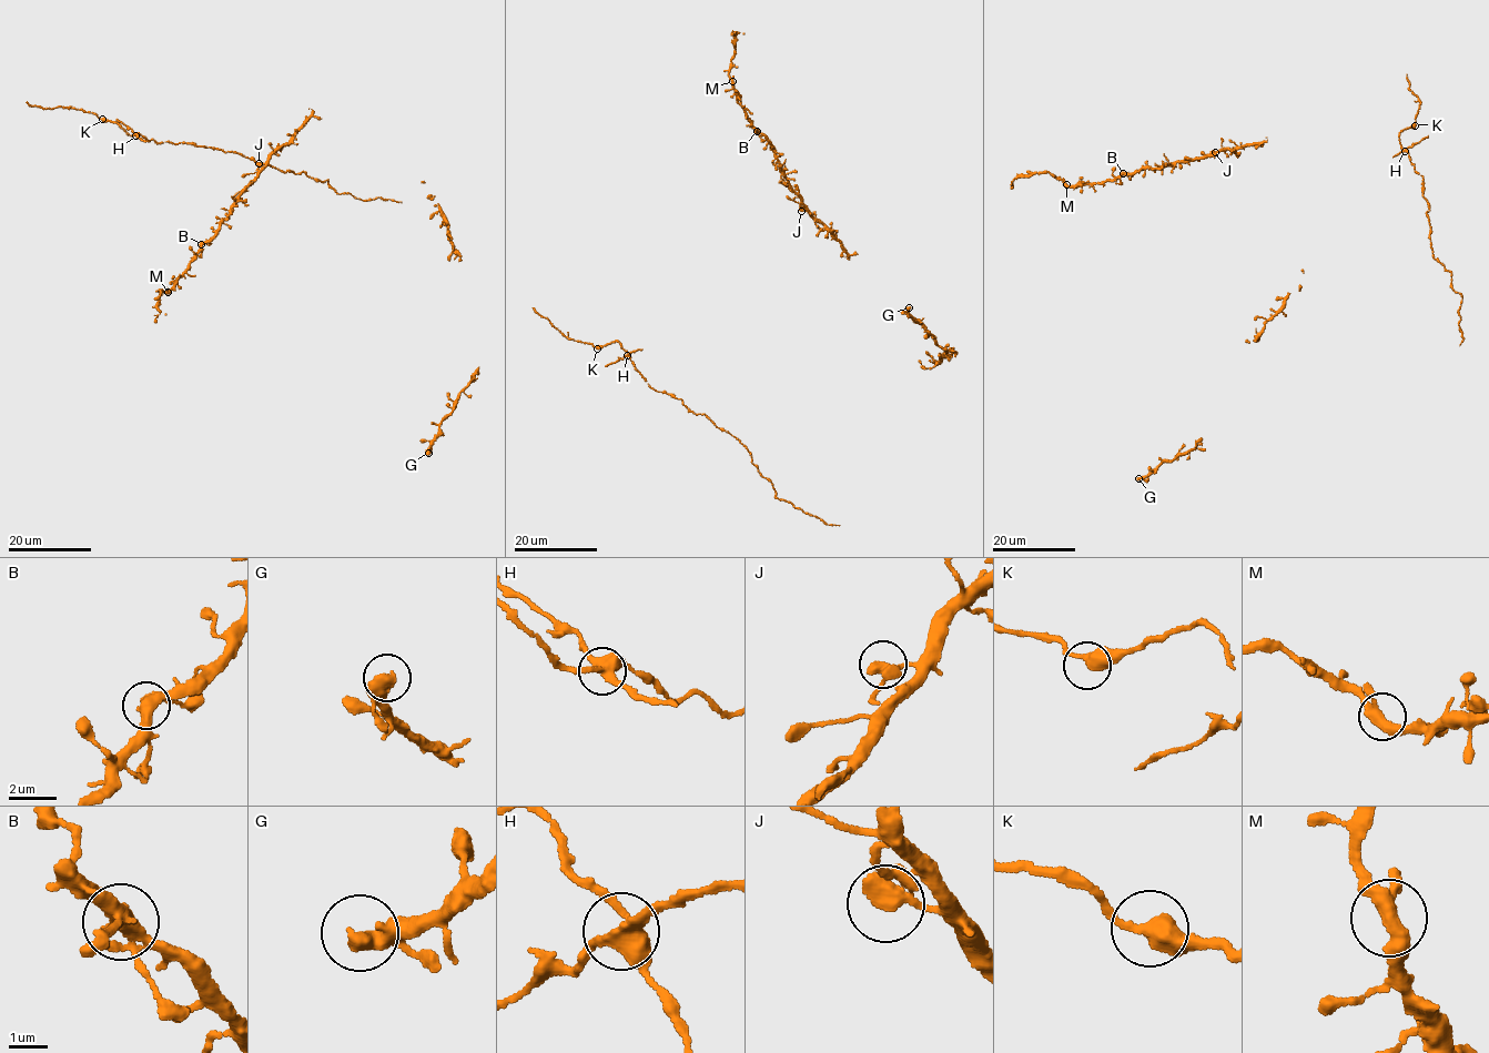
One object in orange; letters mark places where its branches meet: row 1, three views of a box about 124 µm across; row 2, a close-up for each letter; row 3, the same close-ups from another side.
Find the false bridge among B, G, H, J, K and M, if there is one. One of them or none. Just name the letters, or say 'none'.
H

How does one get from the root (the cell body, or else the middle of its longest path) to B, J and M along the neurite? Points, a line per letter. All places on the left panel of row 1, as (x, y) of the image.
B: (306, 118), (293, 138), (271, 155), (236, 199), (216, 232), (201, 244)
J: (306, 118), (287, 144), (259, 163)
M: (306, 118), (293, 138), (270, 157), (236, 199), (216, 232), (202, 245), (168, 292)

